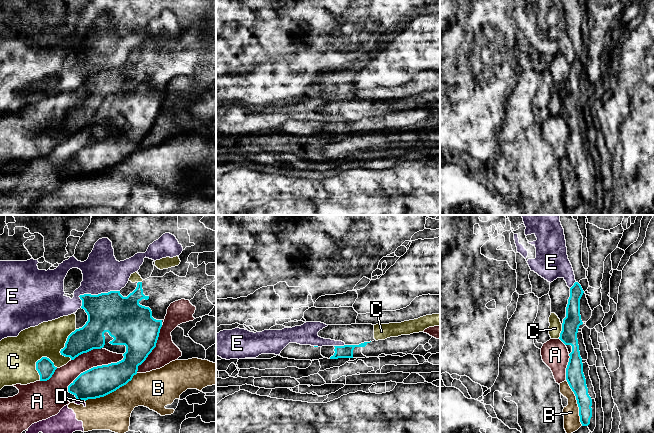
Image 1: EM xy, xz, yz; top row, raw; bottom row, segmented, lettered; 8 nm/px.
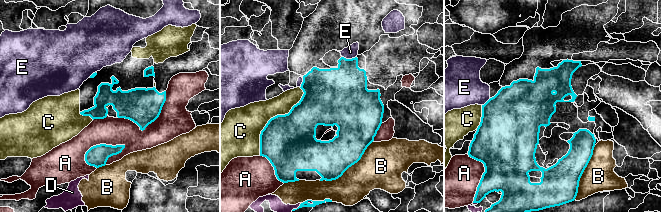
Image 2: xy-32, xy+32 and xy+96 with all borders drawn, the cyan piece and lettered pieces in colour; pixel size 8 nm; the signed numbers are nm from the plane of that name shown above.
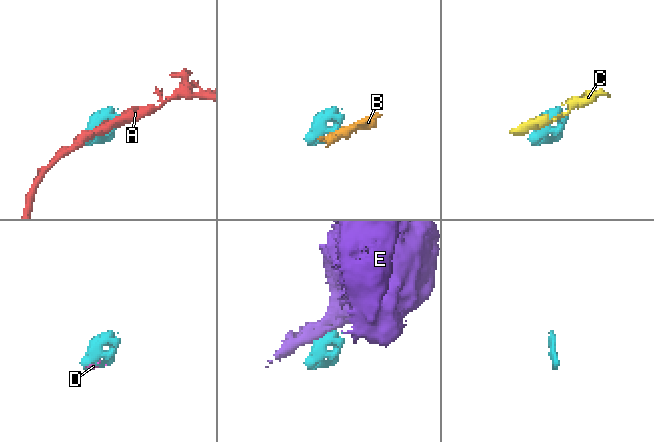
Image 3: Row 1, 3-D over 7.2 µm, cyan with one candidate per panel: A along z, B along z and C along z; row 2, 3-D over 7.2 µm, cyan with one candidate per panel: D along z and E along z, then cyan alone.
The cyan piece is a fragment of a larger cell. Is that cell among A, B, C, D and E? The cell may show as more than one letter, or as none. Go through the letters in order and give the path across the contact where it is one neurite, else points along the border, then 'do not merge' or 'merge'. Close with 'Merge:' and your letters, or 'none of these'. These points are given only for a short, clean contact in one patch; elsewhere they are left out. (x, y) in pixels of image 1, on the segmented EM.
A: do not merge
B: do not merge
C: do not merge
D: do not merge
E: do not merge
Merge: none of these

